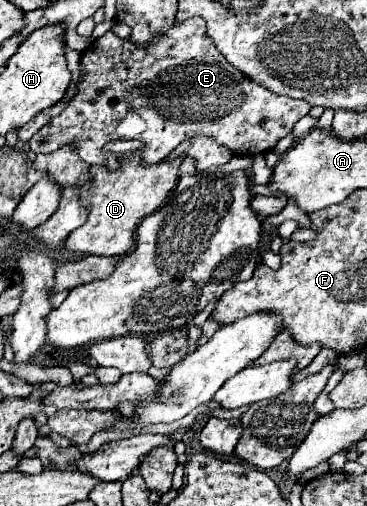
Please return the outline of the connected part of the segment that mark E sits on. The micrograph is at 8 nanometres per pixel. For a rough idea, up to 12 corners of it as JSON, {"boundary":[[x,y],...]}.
{"boundary":[[202,17],[136,47],[90,43],[48,137],[86,163],[144,165],[214,137],[268,153],[308,103],[218,53]]}

